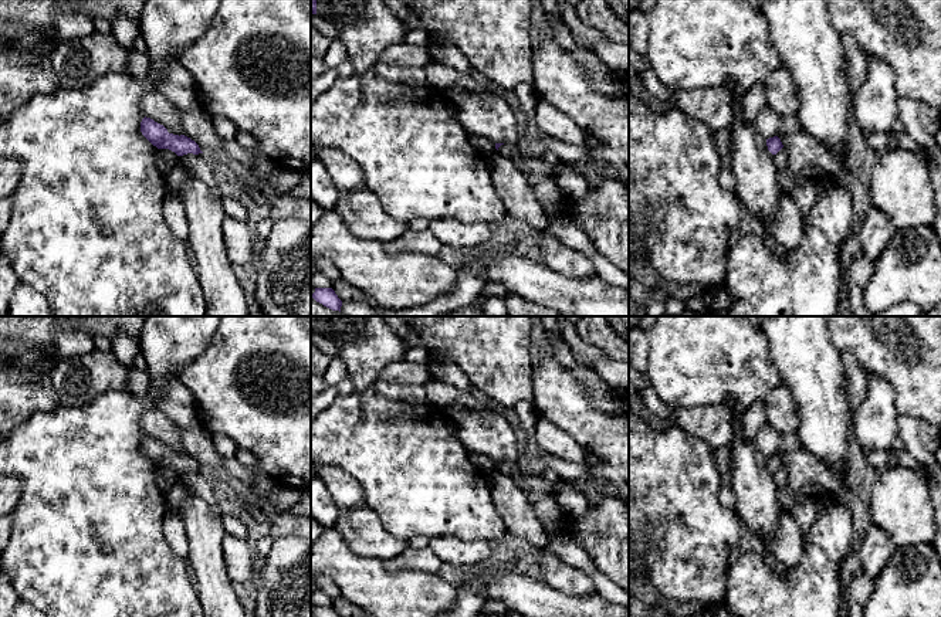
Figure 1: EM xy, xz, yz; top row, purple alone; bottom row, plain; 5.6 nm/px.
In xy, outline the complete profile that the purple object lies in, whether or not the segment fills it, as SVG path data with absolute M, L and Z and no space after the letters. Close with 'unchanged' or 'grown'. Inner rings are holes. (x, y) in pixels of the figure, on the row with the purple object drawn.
M143 118L141 122L142 135L158 149L169 149L177 156L187 153L203 153L199 145L185 135L169 133L167 129L150 118Z | unchanged

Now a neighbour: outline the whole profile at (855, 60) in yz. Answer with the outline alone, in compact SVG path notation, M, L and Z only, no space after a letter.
M842 34L840 41L844 55L844 72L853 95L866 81L867 55L849 34Z

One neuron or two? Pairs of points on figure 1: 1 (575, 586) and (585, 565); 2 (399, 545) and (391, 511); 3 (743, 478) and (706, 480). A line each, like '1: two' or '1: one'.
1: two
2: two
3: two

